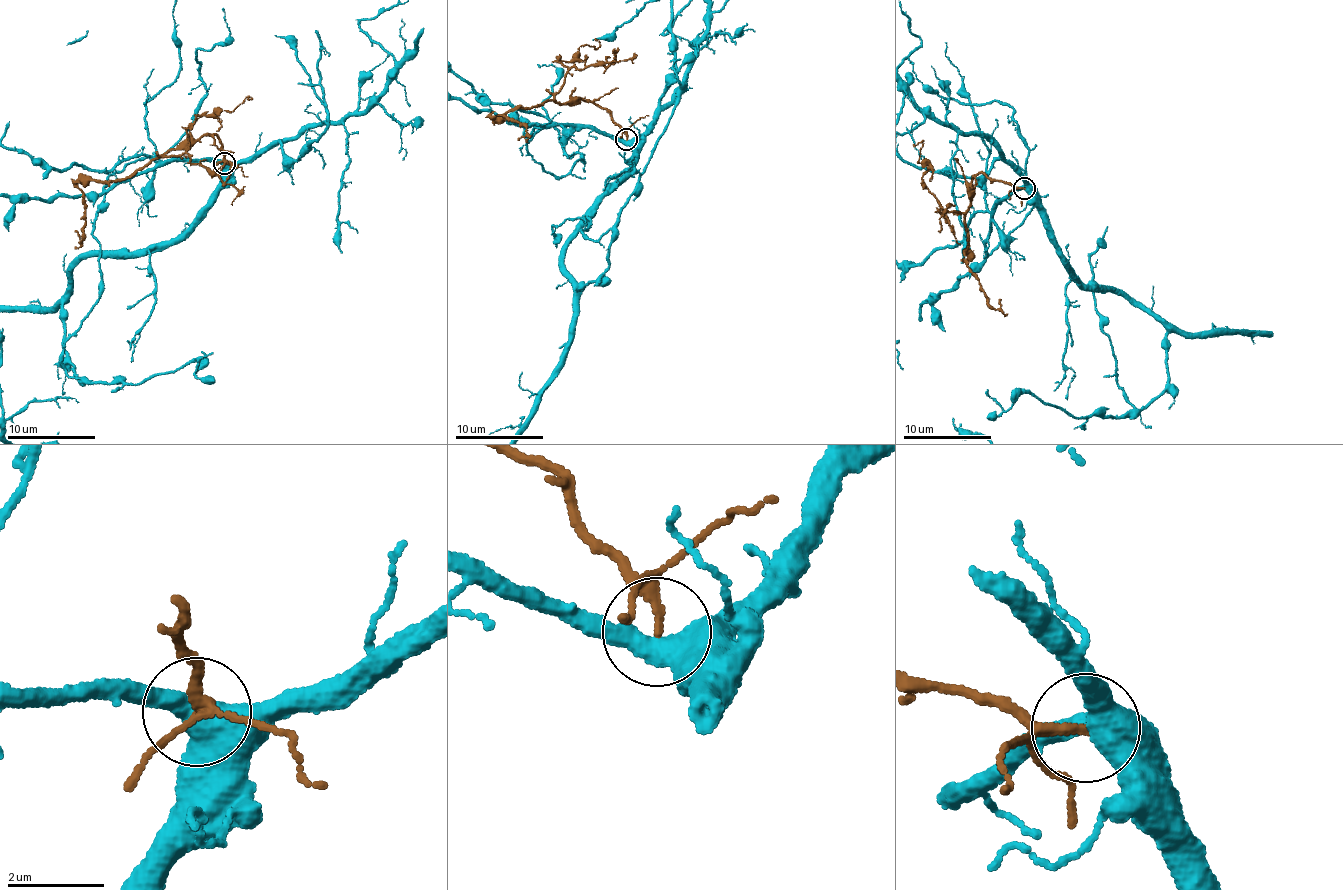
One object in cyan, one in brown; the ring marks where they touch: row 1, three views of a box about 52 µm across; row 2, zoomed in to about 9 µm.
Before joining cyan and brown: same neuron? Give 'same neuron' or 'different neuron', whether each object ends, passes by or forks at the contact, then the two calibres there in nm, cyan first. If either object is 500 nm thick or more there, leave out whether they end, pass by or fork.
different neuron; calibres 500 and 140 nm

